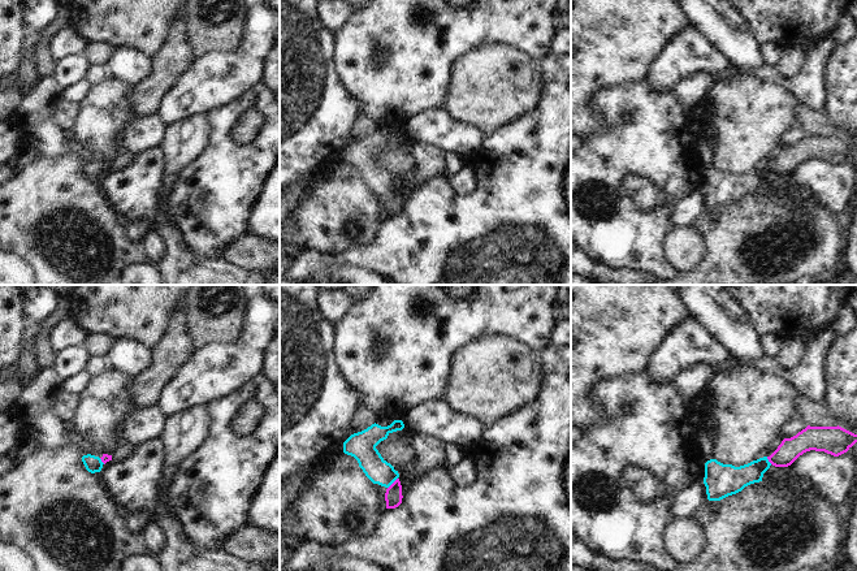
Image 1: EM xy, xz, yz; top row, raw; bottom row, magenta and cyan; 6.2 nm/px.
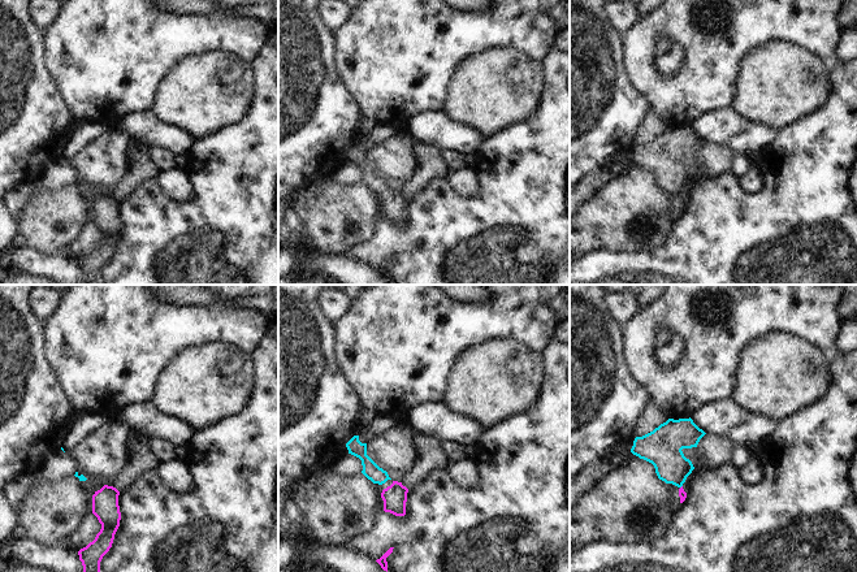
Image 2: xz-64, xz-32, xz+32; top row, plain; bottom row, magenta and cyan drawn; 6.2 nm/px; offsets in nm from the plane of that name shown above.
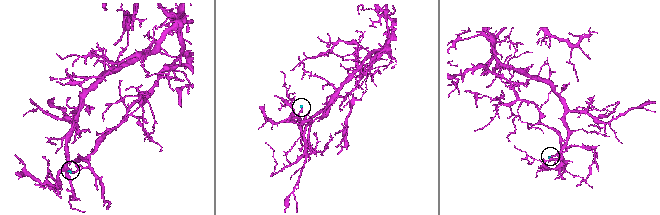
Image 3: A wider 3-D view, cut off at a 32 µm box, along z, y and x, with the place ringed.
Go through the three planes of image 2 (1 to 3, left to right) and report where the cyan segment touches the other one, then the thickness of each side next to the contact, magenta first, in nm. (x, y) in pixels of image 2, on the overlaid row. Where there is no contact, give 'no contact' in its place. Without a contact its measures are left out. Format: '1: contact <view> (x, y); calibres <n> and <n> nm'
1: no contact
2: no contact
3: no contact

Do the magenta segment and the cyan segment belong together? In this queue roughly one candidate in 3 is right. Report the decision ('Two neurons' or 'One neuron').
One neuron.

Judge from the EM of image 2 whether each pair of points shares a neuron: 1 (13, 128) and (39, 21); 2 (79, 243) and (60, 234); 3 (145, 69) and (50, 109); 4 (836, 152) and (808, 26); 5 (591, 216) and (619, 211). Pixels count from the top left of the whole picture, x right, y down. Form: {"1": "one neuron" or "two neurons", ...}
{"1": "two neurons", "2": "two neurons", "3": "two neurons", "4": "two neurons", "5": "one neuron"}

